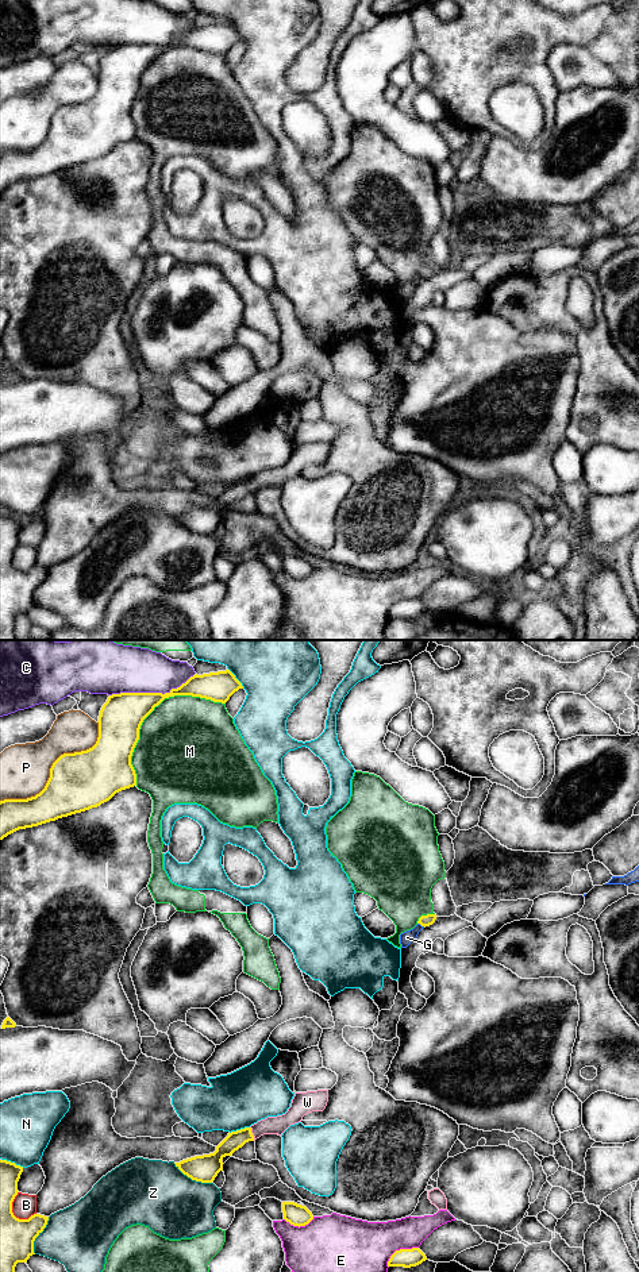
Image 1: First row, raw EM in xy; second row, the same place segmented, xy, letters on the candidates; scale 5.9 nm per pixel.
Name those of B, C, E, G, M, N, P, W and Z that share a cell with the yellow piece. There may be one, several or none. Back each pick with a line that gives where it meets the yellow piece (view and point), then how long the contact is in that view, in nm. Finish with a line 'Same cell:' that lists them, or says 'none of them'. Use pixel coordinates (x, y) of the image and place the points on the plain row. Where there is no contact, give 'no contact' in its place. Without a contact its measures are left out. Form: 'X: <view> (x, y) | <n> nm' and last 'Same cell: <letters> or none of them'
W: xy (251, 485) | 90 nm
Same cell: W

